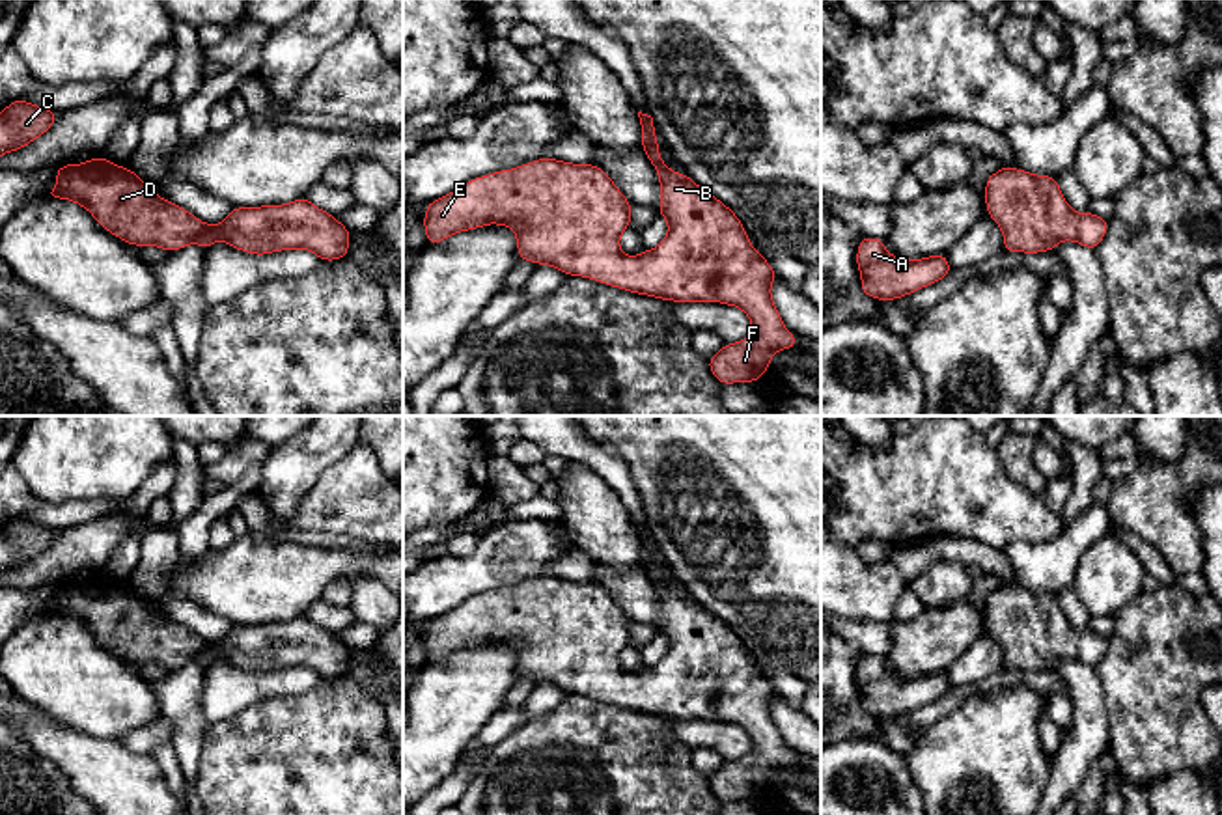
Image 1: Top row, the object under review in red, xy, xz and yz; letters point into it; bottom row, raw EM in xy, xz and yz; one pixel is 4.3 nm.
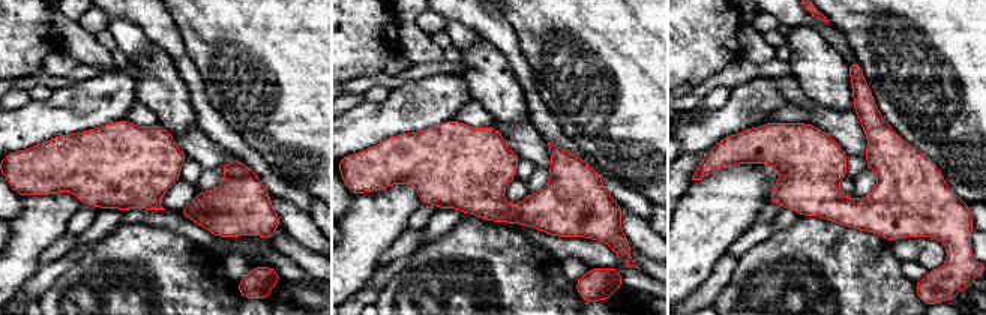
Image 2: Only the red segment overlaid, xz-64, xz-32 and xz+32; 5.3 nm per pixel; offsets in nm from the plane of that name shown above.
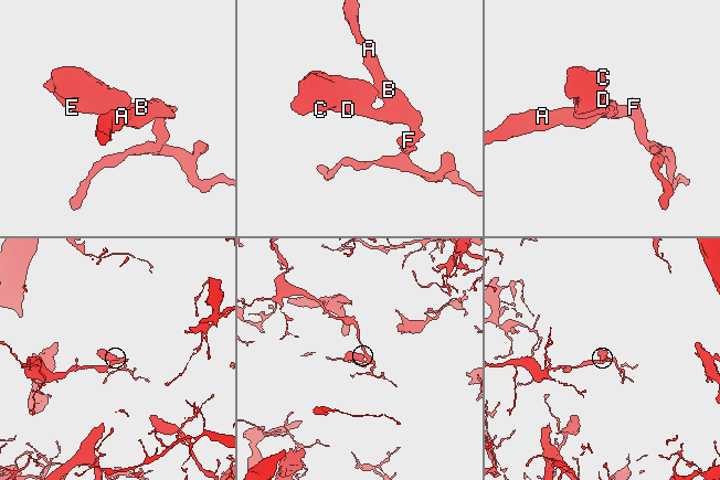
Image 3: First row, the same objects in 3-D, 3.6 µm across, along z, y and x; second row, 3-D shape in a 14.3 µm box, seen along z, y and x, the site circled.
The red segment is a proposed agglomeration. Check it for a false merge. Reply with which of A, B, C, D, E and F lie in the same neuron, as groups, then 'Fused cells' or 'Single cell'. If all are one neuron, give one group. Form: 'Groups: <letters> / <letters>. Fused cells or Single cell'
Groups: A B C D E F. Single cell

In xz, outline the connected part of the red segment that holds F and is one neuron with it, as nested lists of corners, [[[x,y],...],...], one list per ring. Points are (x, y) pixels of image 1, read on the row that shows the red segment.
[[[638,112],[642,151],[655,166],[668,233],[655,248],[640,256],[625,256],[619,237],[631,228],[631,201],[610,175],[595,164],[575,164],[541,157],[511,170],[472,177],[463,186],[425,207],[424,229],[427,244],[438,244],[459,231],[489,224],[507,226],[517,237],[521,261],[556,267],[565,276],[591,278],[599,283],[647,295],[670,302],[718,302],[743,310],[752,334],[726,343],[707,358],[711,375],[726,384],[757,382],[771,369],[771,356],[797,349],[797,336],[784,326],[774,306],[771,285],[778,278],[771,263],[750,244],[739,216],[687,173],[670,170],[660,153],[651,116]]]

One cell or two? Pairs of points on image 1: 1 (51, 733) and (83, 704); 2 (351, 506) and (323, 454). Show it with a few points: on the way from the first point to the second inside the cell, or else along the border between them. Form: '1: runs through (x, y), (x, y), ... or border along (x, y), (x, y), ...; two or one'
1: border along (51, 717), (77, 730), (103, 735); two
2: border along (359, 441), (301, 498); two

